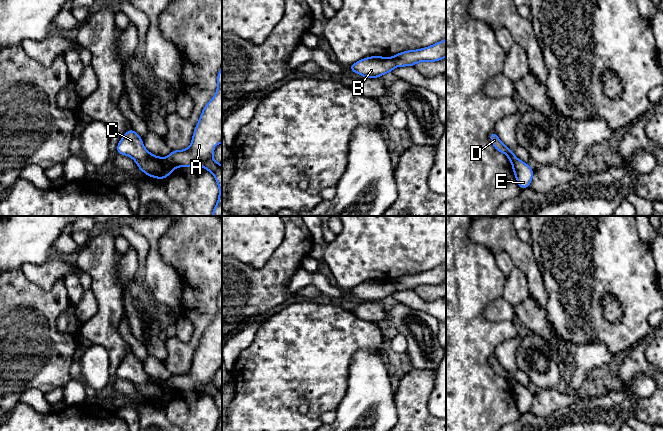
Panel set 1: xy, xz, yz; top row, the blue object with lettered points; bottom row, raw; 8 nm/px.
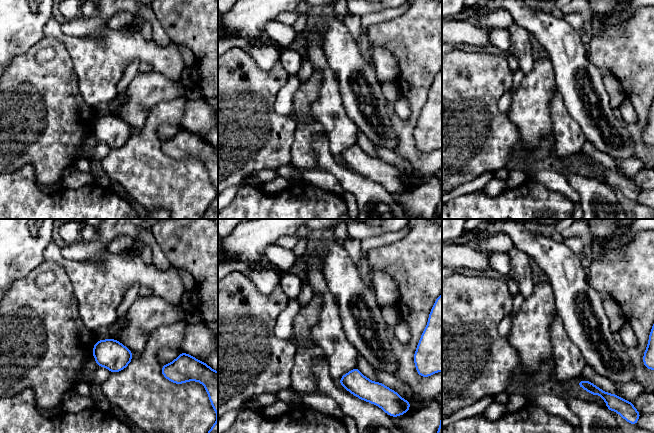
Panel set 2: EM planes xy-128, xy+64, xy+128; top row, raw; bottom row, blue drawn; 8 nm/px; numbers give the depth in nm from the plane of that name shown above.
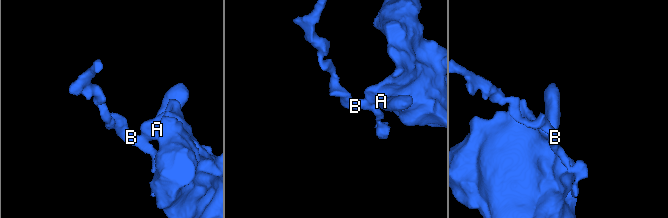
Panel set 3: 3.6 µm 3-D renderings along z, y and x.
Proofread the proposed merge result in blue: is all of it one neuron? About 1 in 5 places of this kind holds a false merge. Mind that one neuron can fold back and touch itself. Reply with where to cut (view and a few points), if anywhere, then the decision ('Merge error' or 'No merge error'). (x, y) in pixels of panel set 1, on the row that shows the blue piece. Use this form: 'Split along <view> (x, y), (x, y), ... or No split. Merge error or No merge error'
Split along xy (166, 157), (176, 167). Merge error

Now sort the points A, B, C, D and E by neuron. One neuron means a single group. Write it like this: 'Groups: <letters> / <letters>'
Groups: A D / B C E

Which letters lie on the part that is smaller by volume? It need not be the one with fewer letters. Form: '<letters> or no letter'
A, D

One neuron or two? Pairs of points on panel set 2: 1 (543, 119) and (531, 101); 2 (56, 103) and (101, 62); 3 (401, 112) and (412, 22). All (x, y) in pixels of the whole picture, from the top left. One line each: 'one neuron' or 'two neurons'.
1: one neuron
2: two neurons
3: two neurons

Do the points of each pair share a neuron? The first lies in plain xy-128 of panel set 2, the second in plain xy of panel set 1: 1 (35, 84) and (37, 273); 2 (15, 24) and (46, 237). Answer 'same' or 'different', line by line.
1: different
2: same

